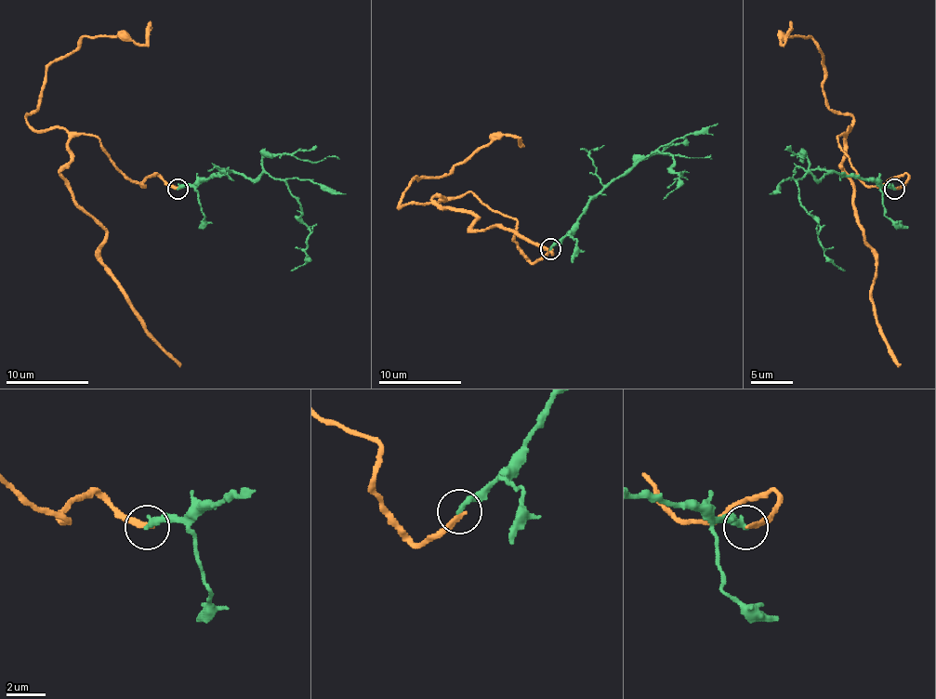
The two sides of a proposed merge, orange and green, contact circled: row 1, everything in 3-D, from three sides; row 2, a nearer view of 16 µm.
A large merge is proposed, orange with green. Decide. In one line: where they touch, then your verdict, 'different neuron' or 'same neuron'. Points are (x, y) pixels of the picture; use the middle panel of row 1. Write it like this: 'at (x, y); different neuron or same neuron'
at (550, 249); different neuron

